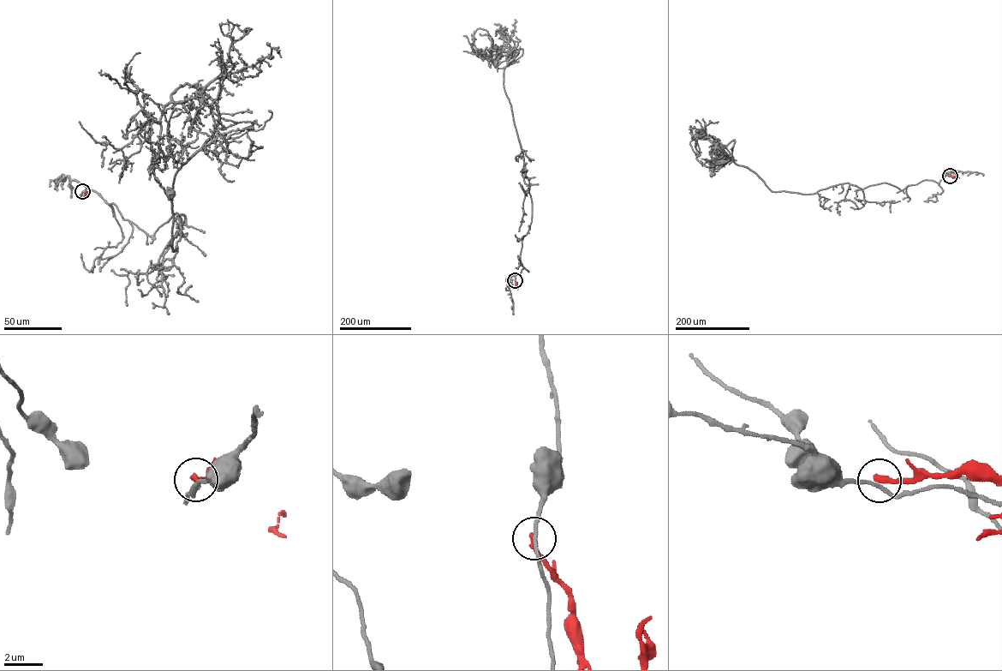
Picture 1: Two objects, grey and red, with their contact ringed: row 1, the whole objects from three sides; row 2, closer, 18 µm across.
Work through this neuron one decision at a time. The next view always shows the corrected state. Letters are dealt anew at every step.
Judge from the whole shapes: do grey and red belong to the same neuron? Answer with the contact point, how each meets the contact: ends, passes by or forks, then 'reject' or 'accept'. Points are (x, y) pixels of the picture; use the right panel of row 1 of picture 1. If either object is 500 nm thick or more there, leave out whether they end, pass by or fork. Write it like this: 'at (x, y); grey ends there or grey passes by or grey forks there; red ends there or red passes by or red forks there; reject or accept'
at (950, 176); grey passes by; red ends there; reject

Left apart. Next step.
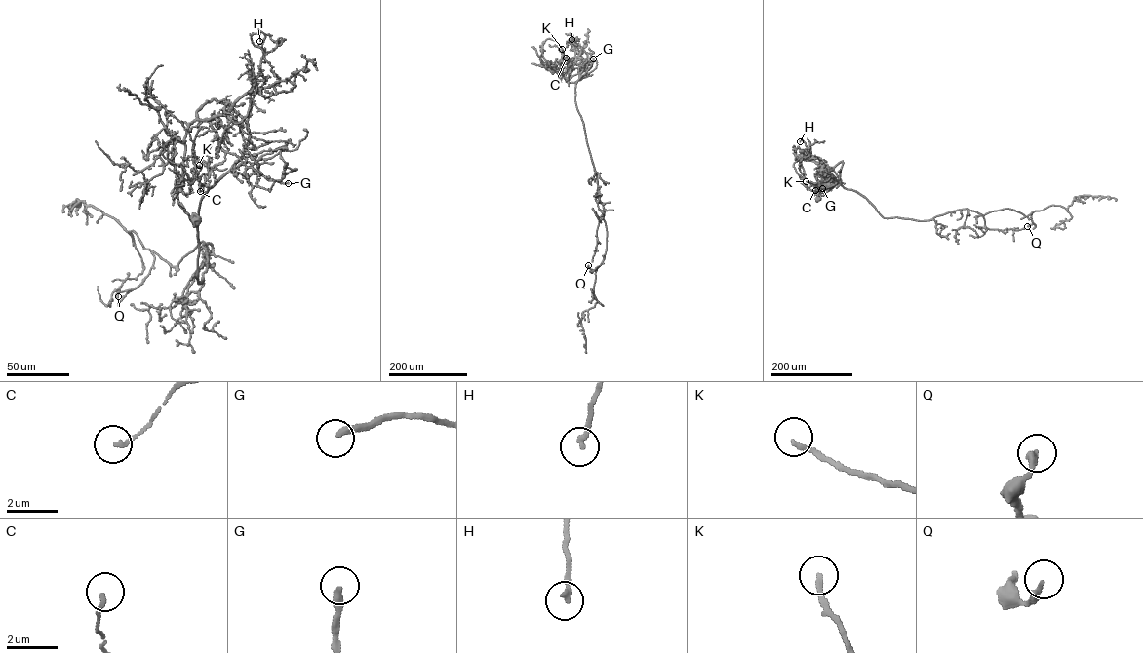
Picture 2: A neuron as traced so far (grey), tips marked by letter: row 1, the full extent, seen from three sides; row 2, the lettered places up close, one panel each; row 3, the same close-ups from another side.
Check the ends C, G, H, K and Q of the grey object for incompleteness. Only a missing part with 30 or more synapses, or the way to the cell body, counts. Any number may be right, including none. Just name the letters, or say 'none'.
G

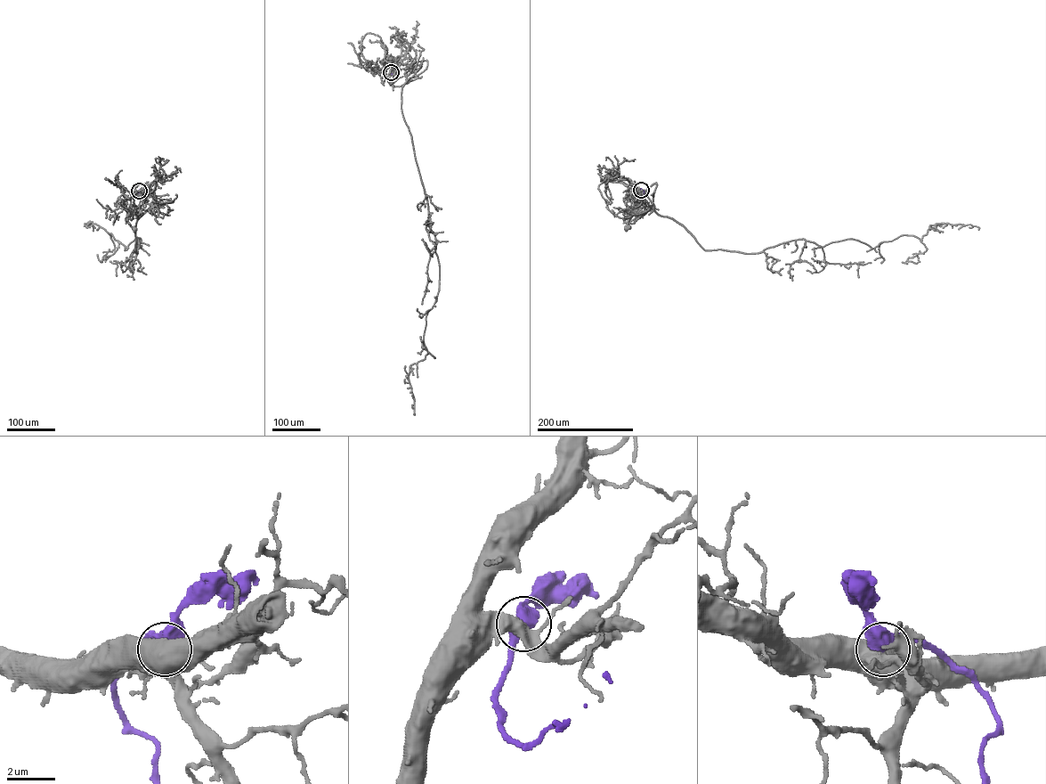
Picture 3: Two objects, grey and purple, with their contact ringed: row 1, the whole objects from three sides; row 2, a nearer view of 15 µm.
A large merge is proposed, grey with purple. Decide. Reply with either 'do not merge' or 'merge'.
do not merge

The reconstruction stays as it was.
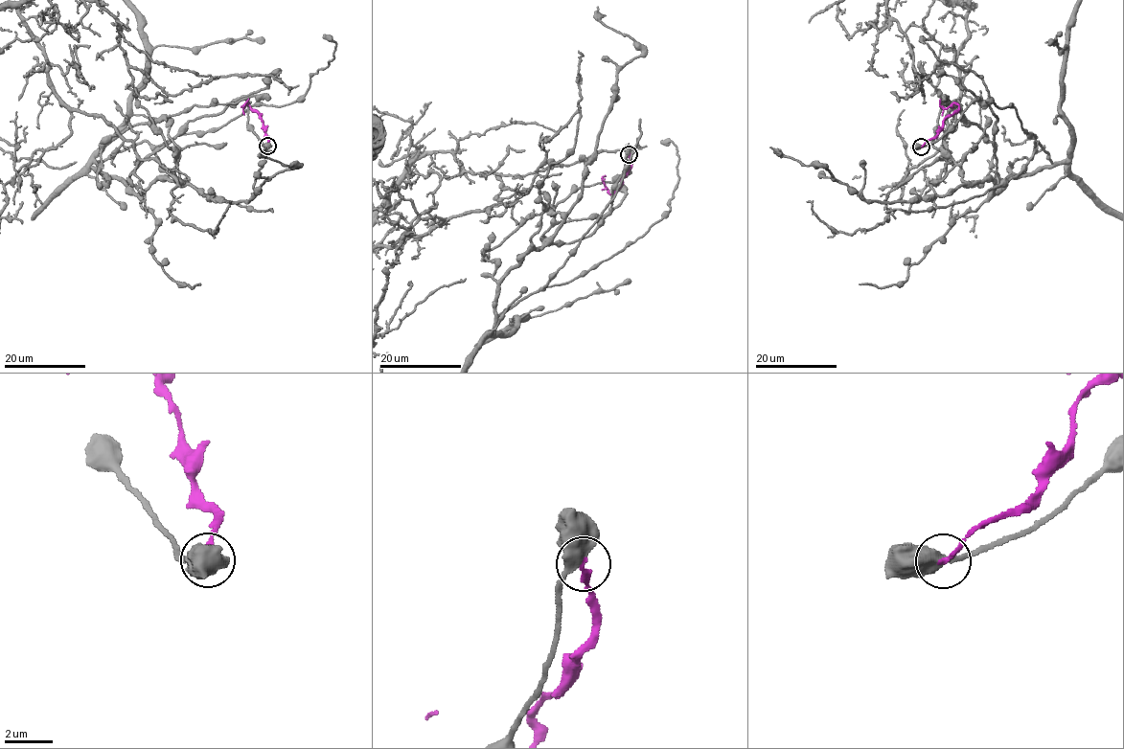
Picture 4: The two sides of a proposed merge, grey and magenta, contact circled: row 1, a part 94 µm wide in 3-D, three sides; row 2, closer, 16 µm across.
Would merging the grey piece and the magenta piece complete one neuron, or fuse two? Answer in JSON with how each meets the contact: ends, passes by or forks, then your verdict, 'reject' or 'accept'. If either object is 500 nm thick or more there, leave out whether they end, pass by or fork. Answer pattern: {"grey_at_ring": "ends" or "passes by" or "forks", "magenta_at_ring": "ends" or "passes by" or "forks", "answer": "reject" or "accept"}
{"answer": "reject"}

